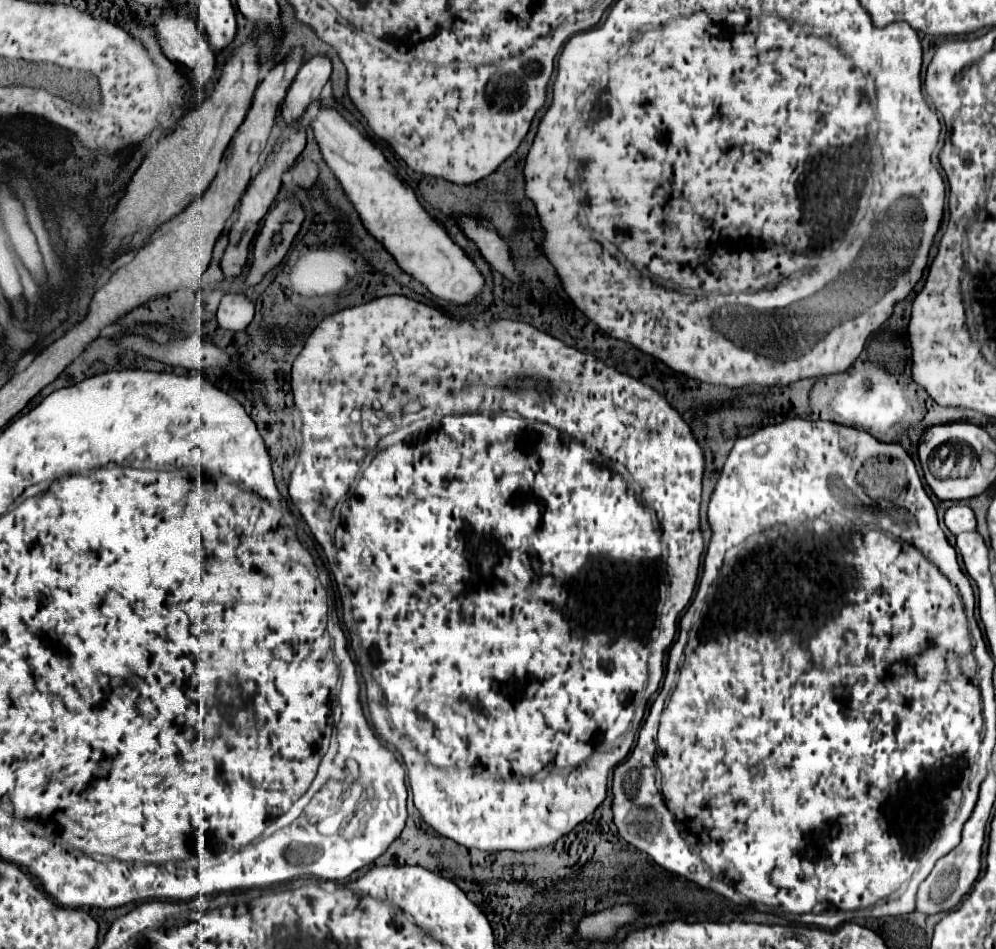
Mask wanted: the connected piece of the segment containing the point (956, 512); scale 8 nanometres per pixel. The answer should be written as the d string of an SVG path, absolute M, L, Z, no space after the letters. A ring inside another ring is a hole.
M955 503L953 507L947 509L945 513L945 525L953 535L959 535L963 531L975 531L977 521L975 521L975 513L971 511L969 505L965 503Z

